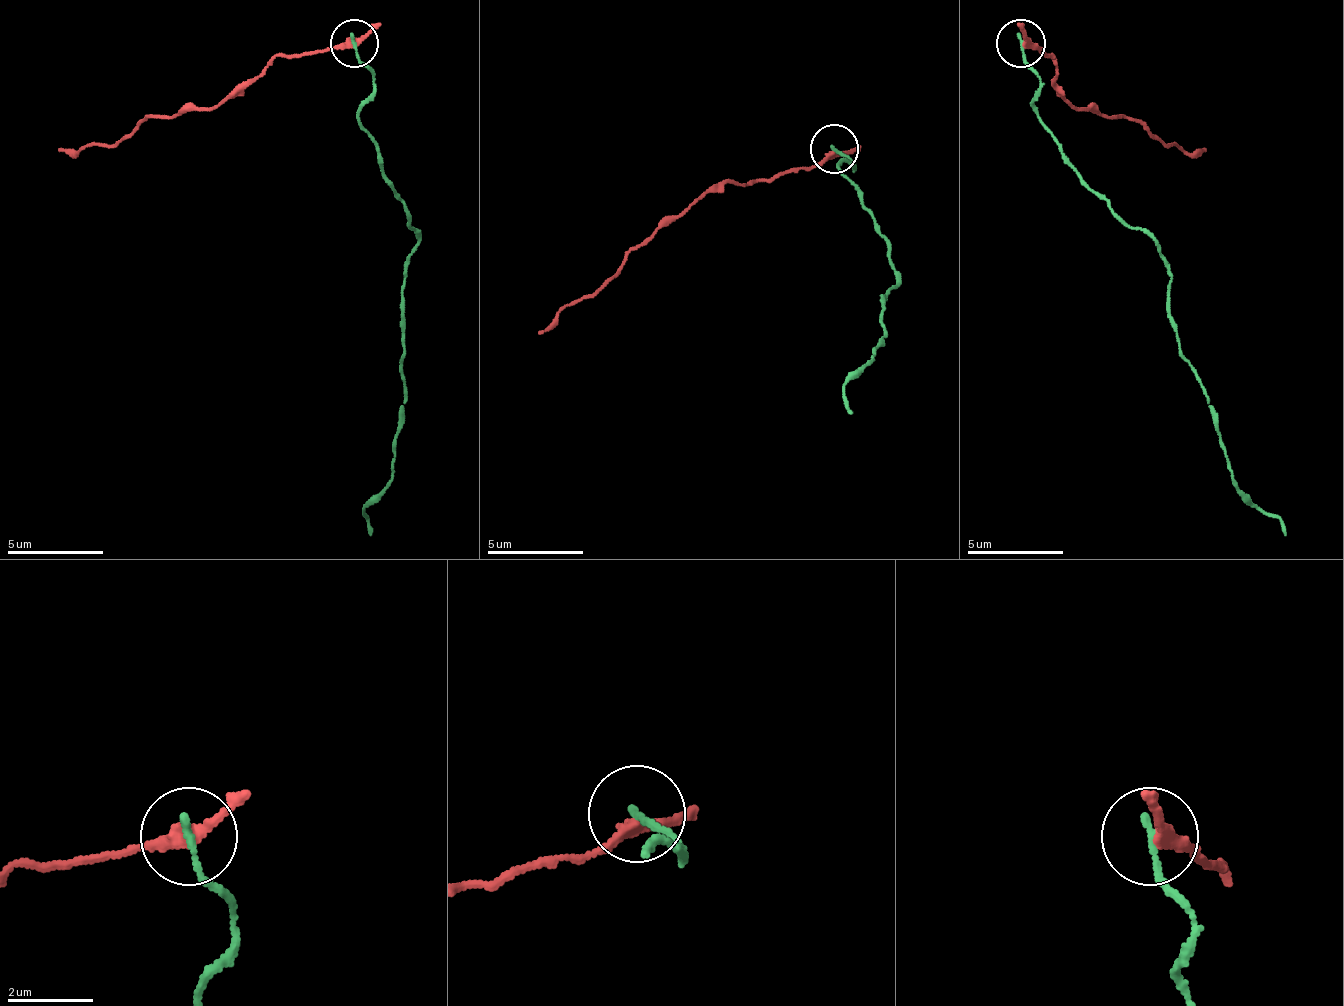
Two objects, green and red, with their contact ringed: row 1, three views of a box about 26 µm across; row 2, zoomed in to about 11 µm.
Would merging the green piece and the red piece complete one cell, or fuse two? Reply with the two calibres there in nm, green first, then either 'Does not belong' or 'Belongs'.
Thickness 180 nm (green) against 280 nm. Does not belong

